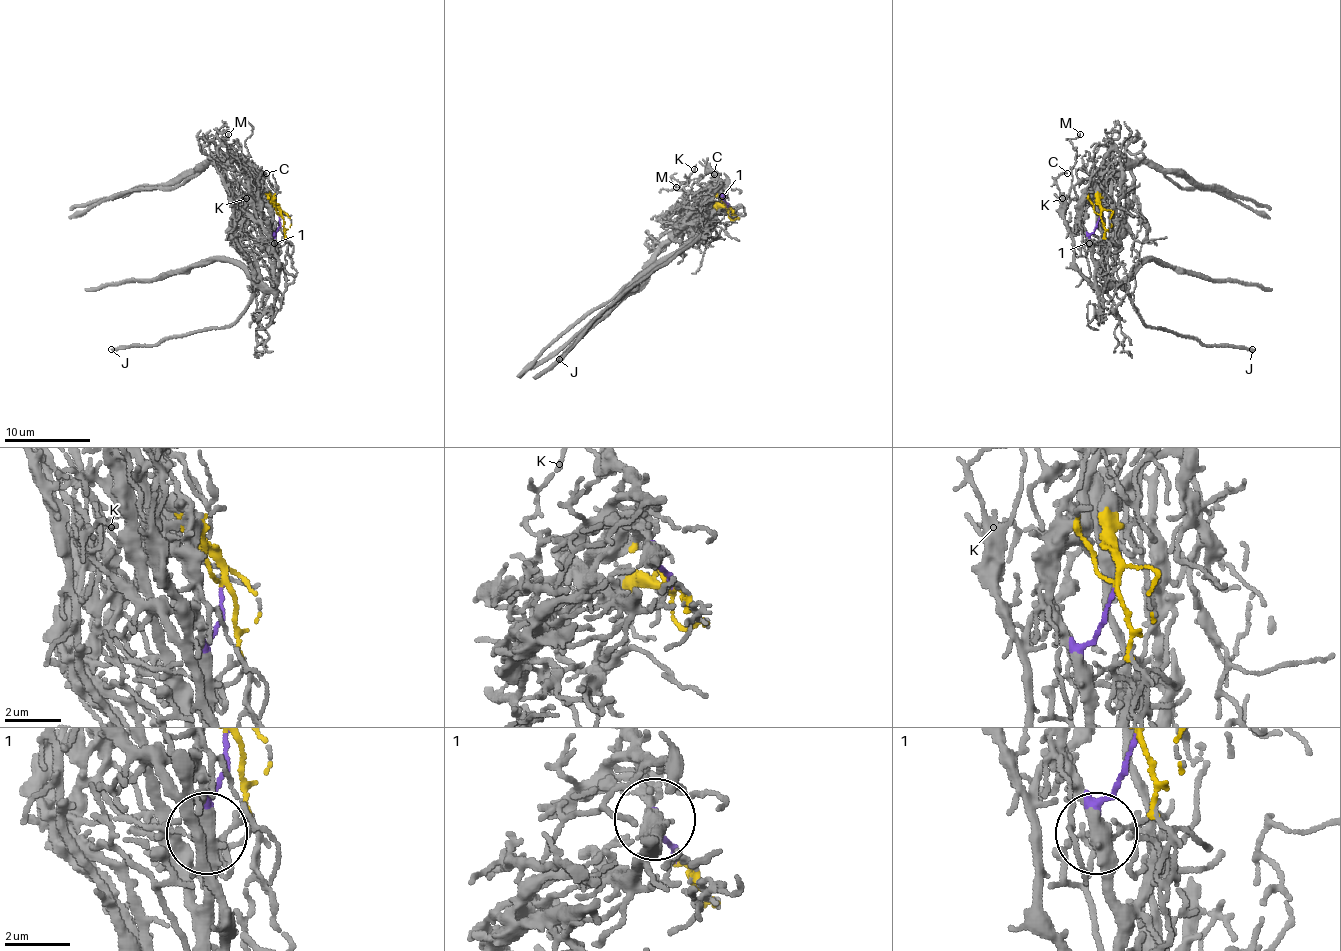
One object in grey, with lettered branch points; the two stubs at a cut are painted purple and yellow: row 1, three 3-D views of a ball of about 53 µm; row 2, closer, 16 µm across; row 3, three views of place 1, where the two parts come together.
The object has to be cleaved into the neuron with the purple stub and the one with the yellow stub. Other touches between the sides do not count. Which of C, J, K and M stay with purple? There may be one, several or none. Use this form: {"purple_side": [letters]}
{"purple_side": ["C", "J", "K", "M"]}

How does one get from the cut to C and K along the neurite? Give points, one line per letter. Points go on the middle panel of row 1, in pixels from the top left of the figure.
C: (726, 207), (716, 176), (705, 164), (714, 174)
K: (726, 207), (716, 189), (703, 187), (688, 192), (683, 187), (694, 170)

